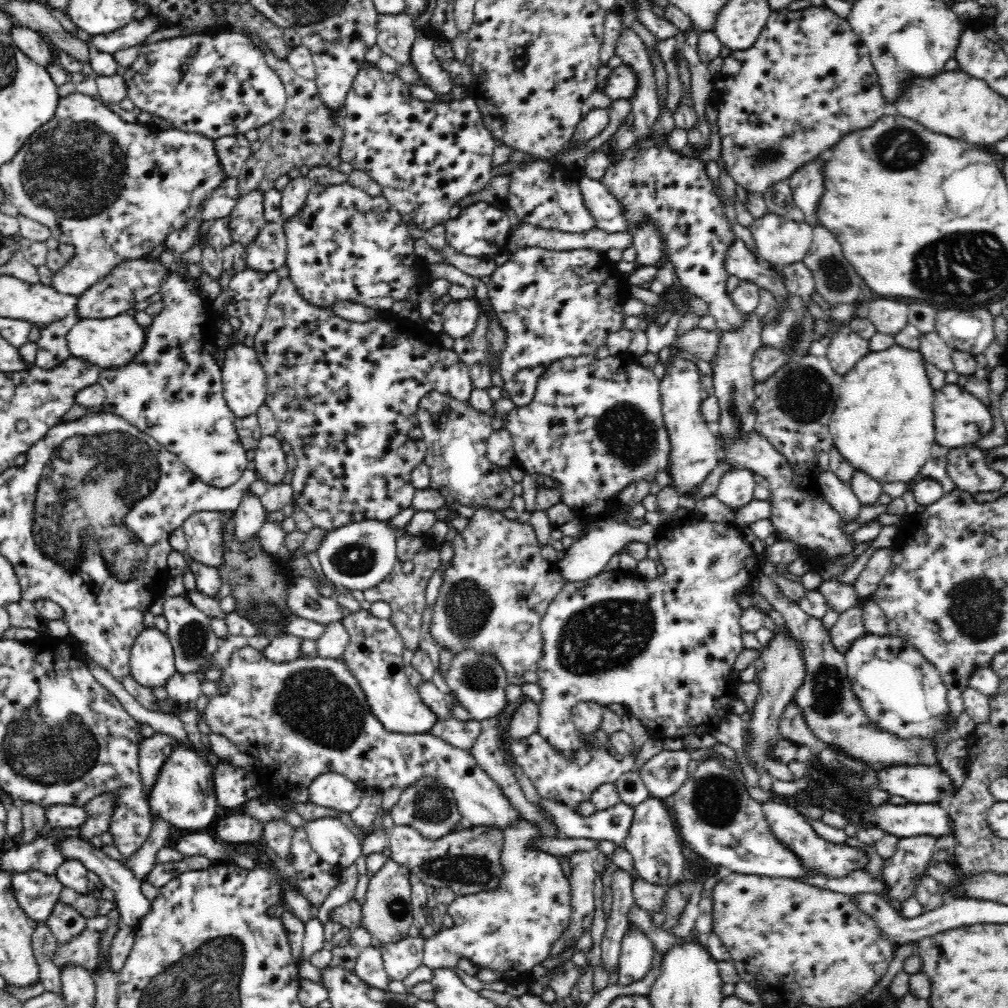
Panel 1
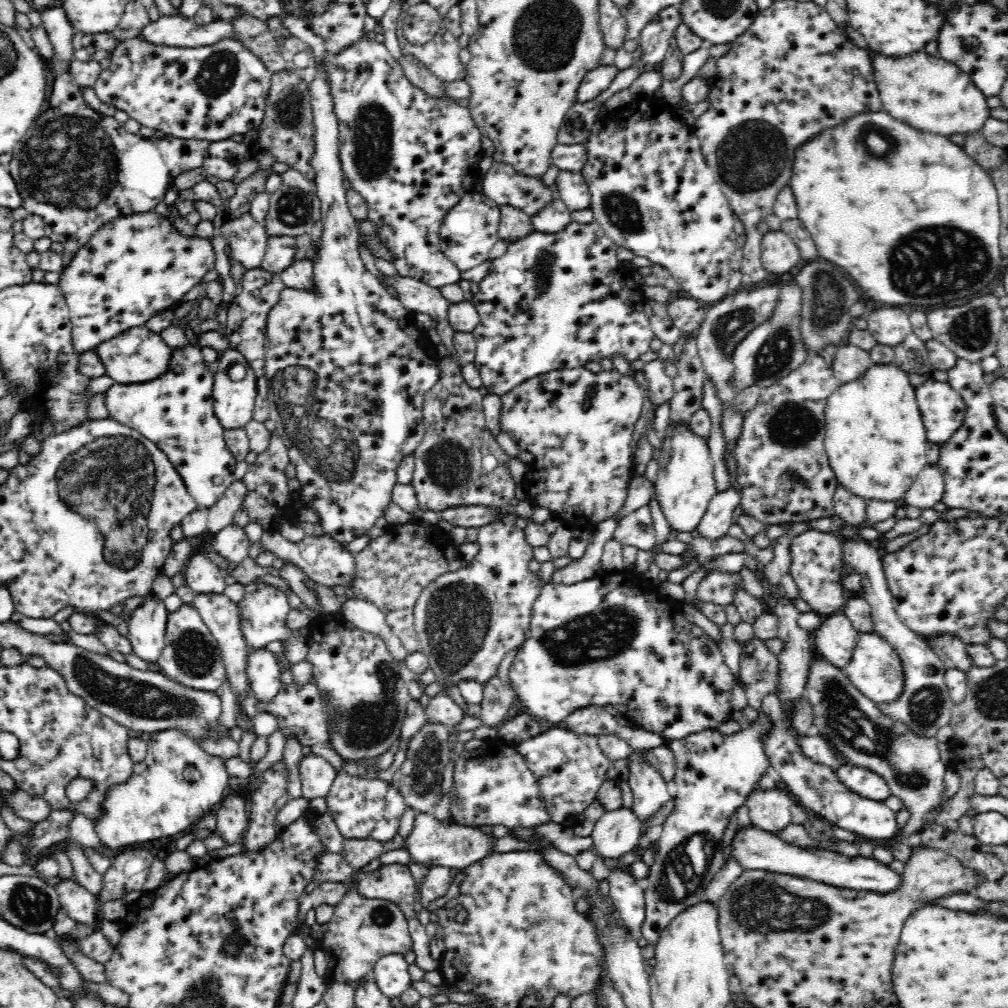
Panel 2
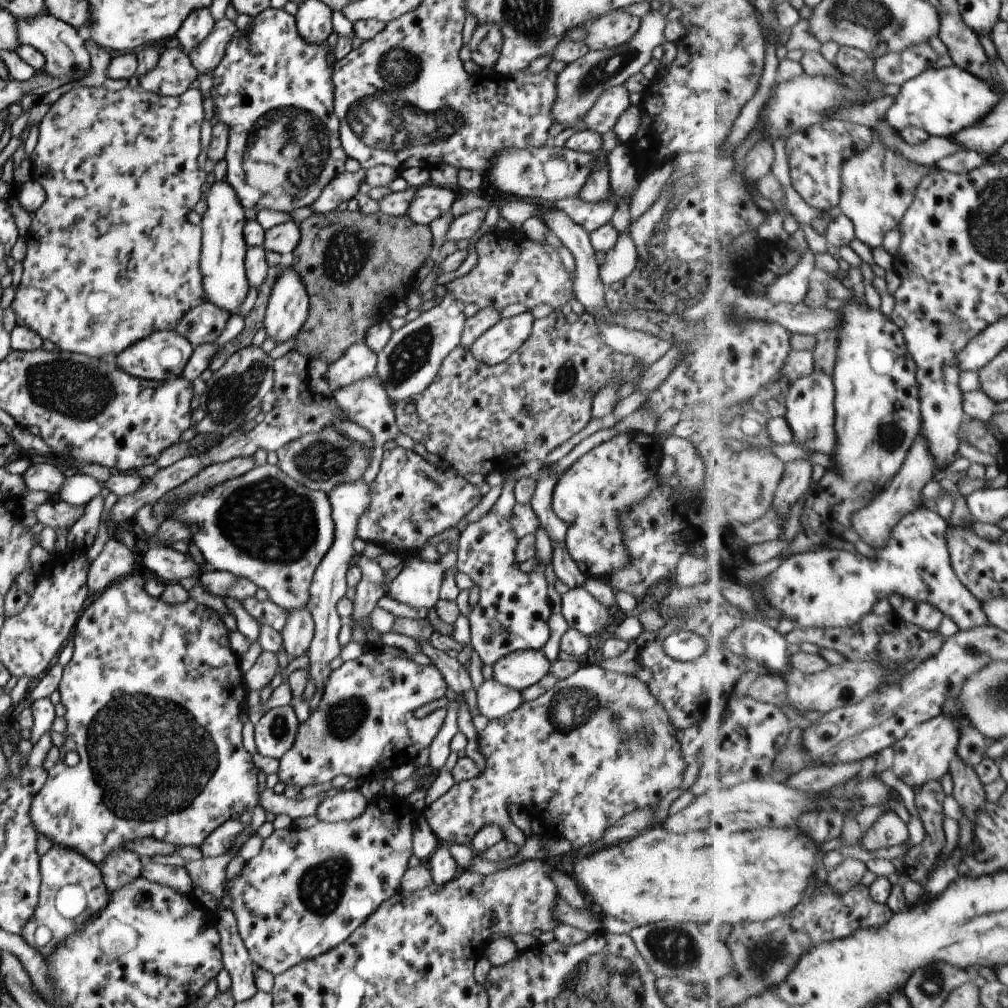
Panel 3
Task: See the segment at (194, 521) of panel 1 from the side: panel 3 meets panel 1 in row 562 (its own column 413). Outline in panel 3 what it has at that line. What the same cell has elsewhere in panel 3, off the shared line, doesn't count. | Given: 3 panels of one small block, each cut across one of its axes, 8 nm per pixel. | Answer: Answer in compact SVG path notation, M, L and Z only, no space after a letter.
M426 182L417 188L407 215L414 223L429 226L430 222L448 214L456 200L456 191L450 187L441 187L432 182Z

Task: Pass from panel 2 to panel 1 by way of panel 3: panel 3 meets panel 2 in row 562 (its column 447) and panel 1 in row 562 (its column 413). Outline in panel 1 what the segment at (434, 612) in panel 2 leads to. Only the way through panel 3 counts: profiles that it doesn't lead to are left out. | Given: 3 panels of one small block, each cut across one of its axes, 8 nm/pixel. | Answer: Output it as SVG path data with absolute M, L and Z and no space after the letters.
M488 506L476 509L463 532L451 541L454 556L443 573L443 583L433 608L430 632L436 644L458 654L462 649L476 649L498 658L506 669L510 685L538 682L540 658L544 656L544 637L540 622L548 606L561 592L567 580L555 562L541 555L541 545L531 525L518 527L517 523L503 516L503 512Z

